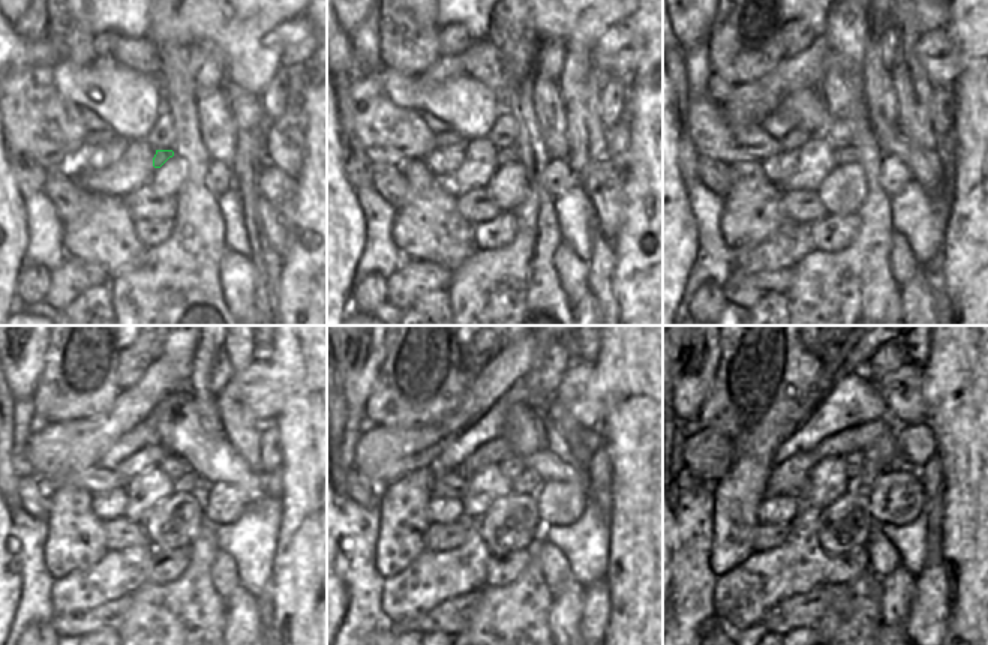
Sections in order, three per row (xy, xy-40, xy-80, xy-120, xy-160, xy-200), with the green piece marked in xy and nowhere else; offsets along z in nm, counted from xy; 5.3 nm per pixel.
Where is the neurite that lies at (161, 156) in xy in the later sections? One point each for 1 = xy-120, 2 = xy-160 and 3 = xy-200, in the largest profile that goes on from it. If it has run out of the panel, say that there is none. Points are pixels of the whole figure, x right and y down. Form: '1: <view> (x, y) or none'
1: xy-120 (191, 482)
2: xy-160 (528, 480)
3: xy-200 (873, 470)

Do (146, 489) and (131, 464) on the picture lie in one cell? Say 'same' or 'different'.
different

